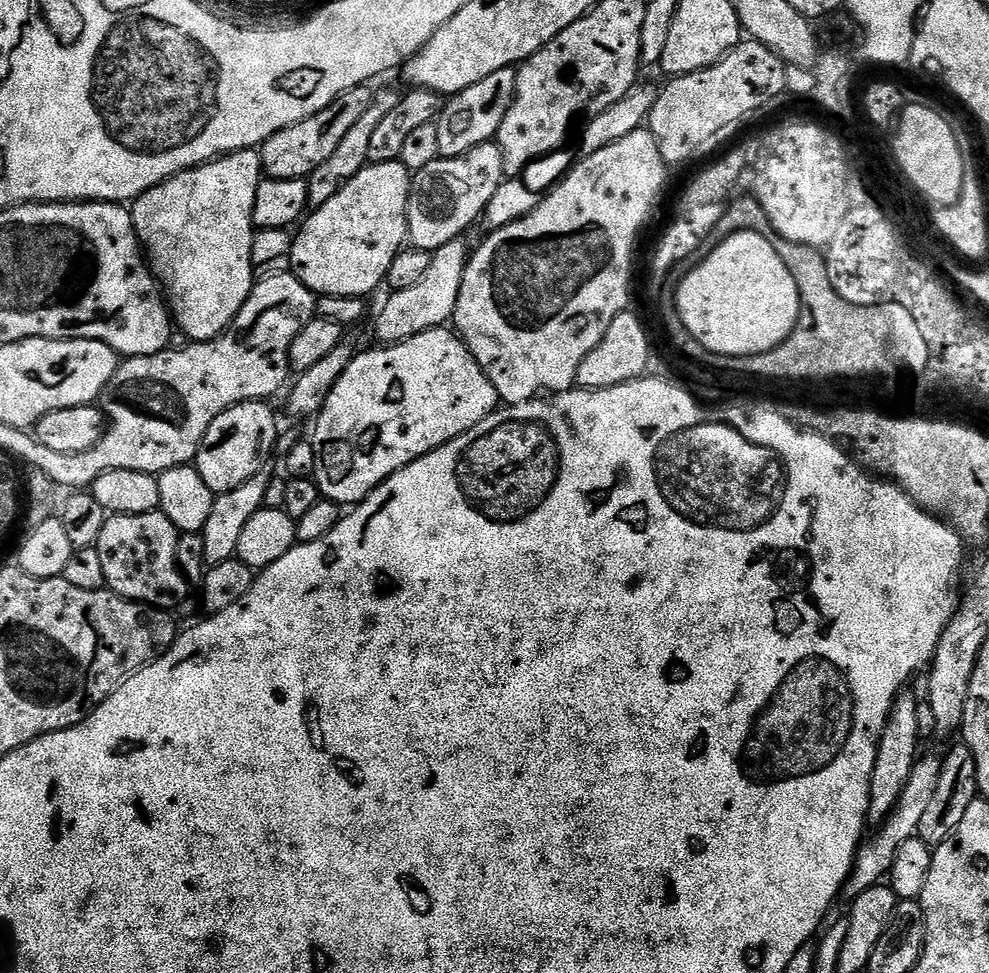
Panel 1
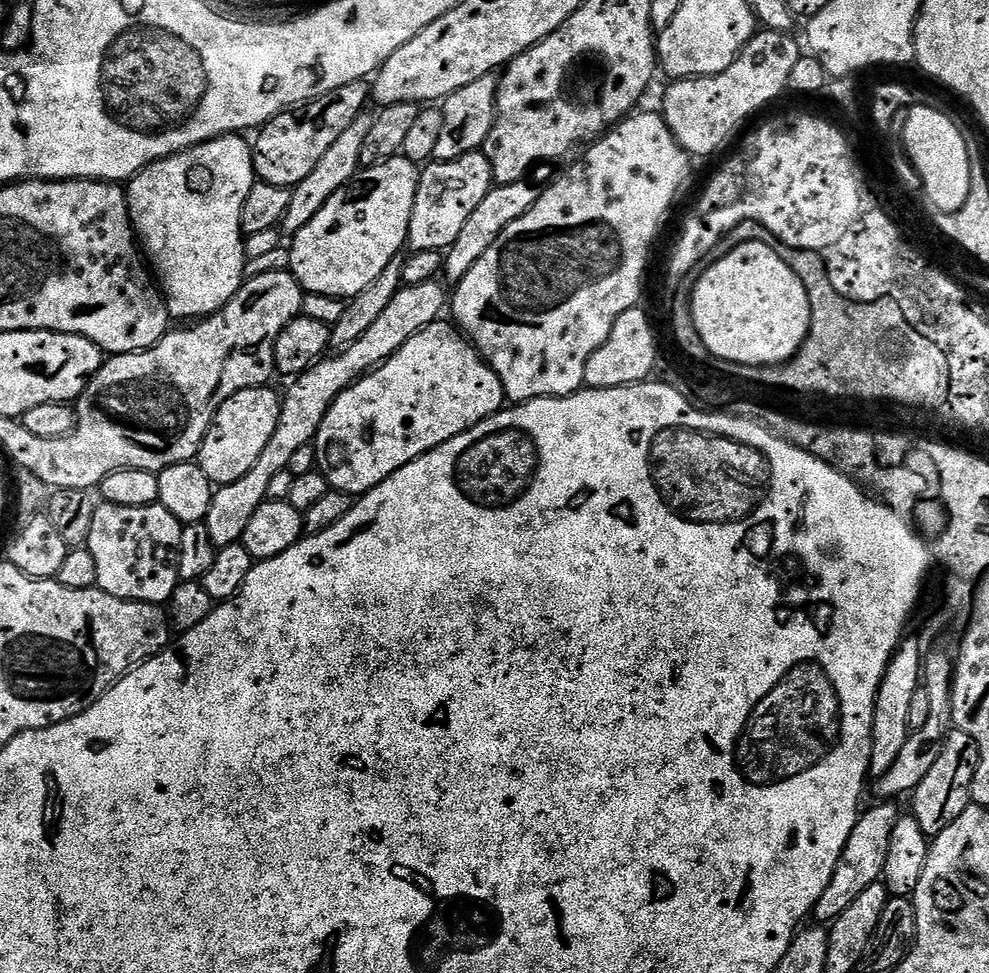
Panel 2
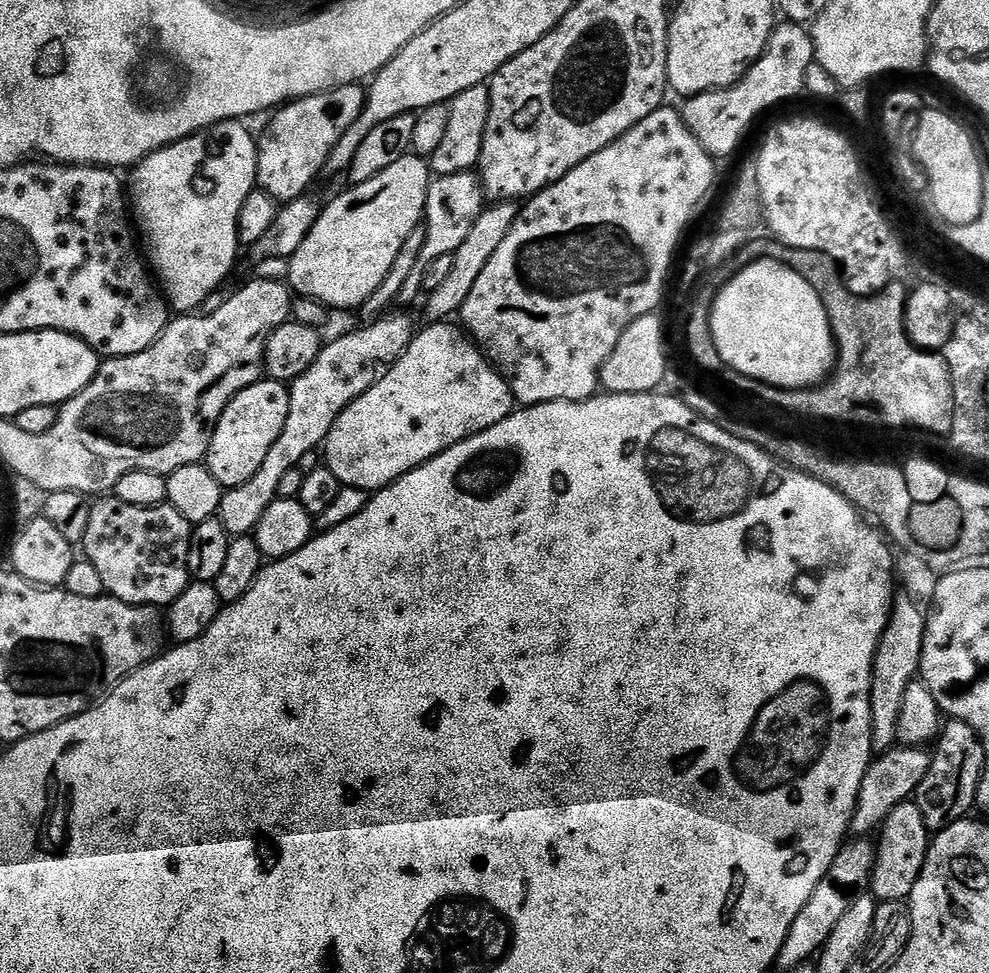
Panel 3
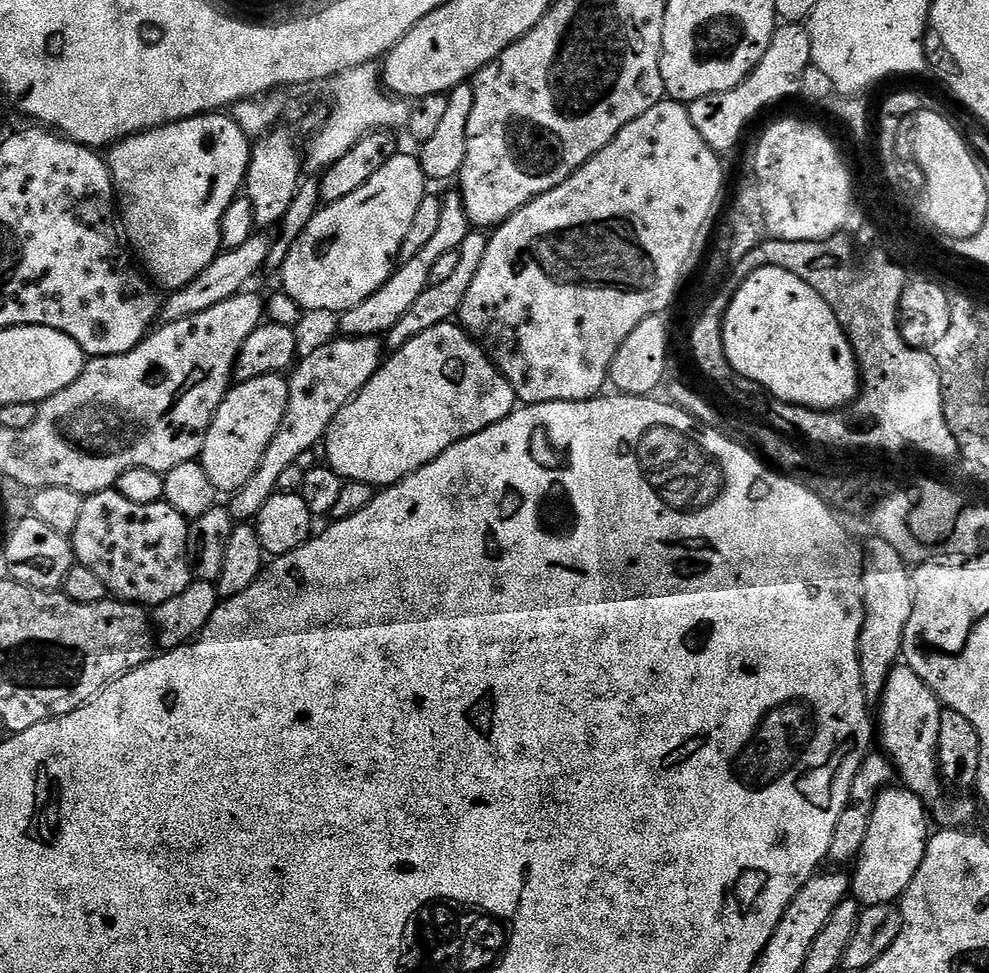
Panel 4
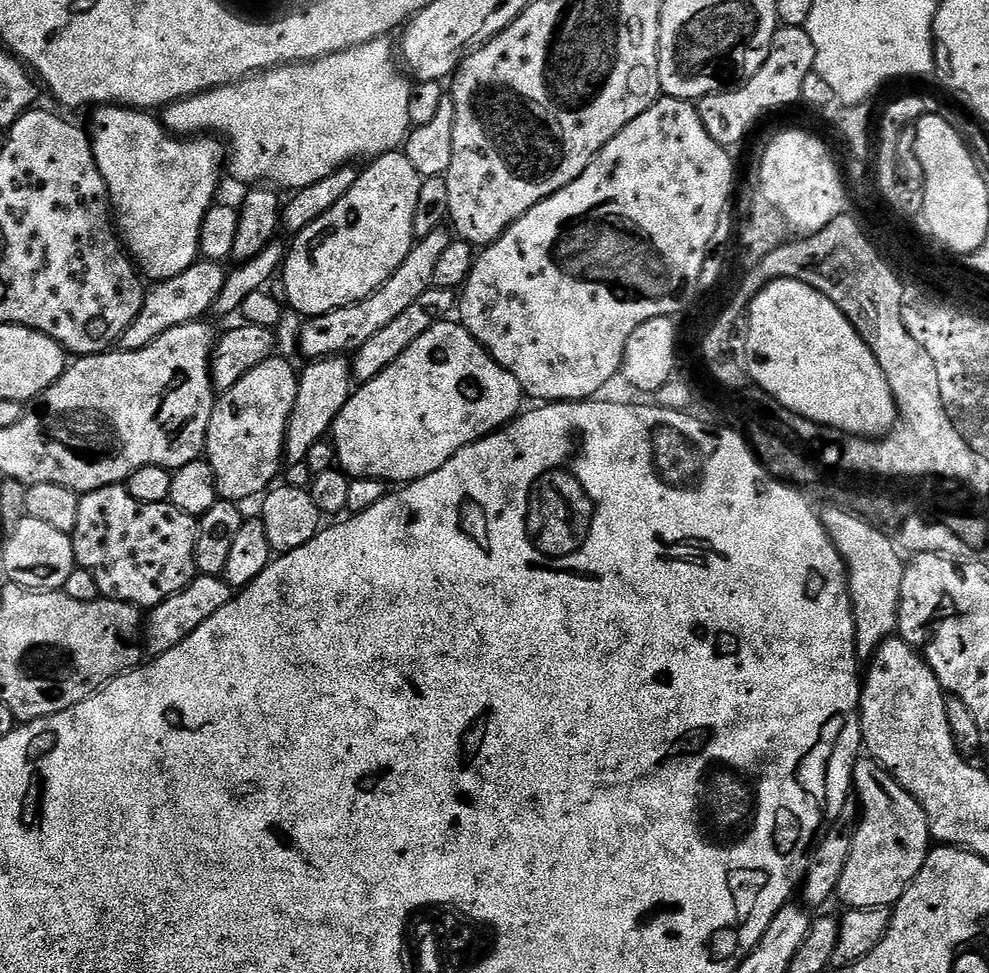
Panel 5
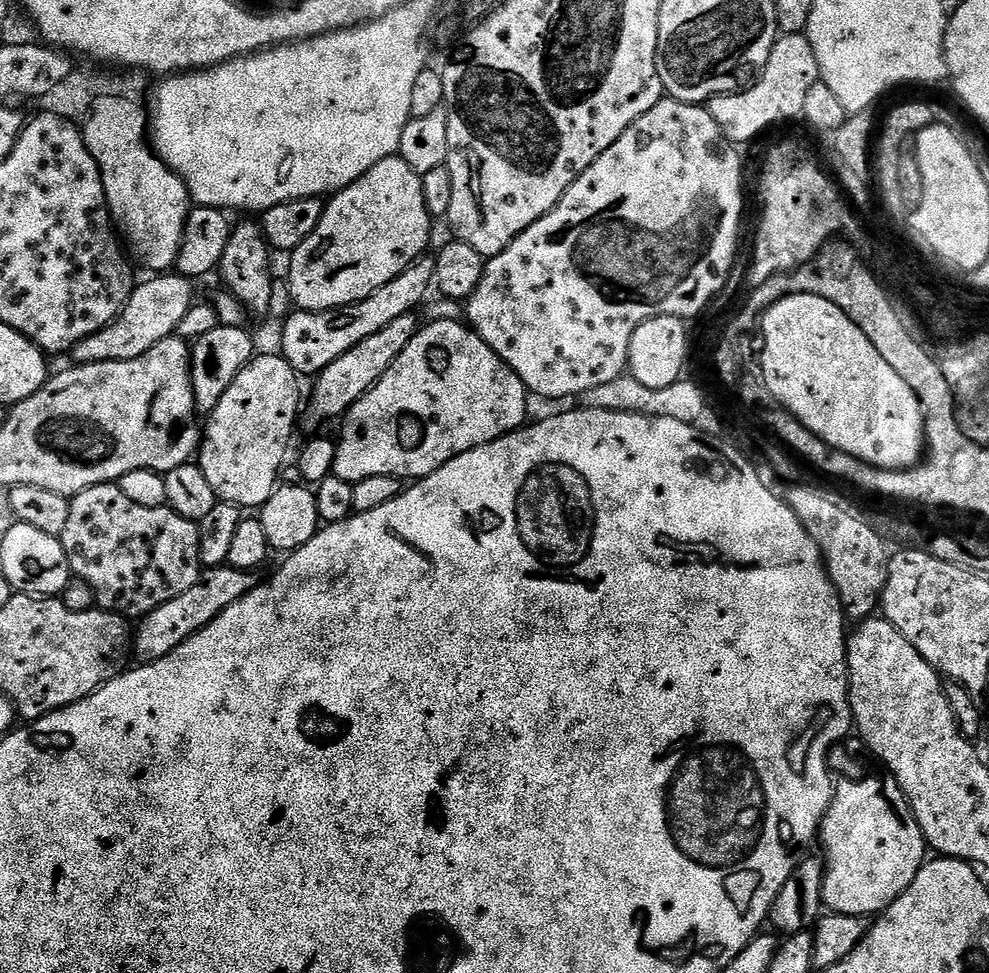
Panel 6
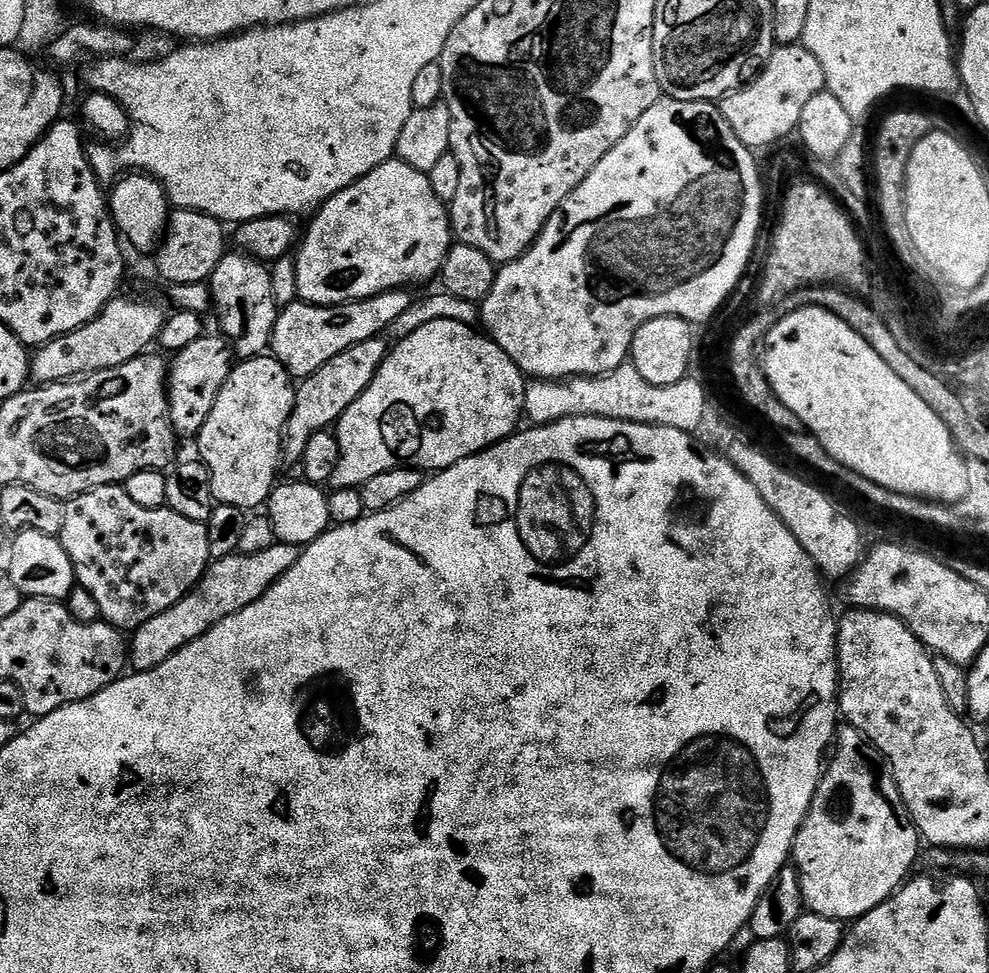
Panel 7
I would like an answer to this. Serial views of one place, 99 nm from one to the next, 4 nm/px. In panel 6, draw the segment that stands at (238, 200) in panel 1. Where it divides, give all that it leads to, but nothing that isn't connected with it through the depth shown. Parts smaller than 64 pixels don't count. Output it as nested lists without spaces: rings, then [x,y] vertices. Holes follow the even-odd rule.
[[[99,97],[82,121],[82,131],[86,150],[100,167],[112,223],[131,259],[149,268],[149,273],[167,273],[180,253],[190,197],[180,175],[161,162],[150,147],[145,105],[121,97]]]

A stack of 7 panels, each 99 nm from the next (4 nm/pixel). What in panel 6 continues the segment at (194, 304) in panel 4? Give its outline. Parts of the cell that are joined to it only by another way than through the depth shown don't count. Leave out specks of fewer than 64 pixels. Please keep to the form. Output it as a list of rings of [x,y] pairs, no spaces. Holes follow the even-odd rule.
[[[156,274],[145,282],[137,283],[126,306],[110,326],[98,330],[98,334],[82,338],[71,350],[70,356],[76,364],[98,362],[126,362],[130,358],[142,358],[150,346],[158,346],[166,337],[173,335],[182,322],[186,310],[194,303],[193,281],[179,274]],[[173,275],[173,276],[172,276]]]

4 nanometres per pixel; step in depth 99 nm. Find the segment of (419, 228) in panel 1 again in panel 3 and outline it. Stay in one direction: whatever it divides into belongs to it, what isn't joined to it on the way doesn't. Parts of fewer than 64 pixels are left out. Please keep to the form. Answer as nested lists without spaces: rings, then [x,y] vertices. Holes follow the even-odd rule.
[[[475,171],[436,176],[428,185],[428,197],[422,221],[424,241],[420,251],[420,264],[429,264],[434,262],[434,258],[442,258],[442,254],[453,254],[458,250],[485,207],[484,189],[481,188],[480,177]]]

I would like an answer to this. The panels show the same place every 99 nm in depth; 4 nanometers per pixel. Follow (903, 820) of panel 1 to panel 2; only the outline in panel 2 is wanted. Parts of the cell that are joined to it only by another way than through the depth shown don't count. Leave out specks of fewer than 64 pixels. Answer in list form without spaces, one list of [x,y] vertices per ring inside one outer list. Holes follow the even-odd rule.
[[[876,802],[872,809],[861,811],[854,830],[850,830],[850,838],[846,838],[846,846],[838,858],[838,866],[834,866],[834,878],[830,878],[830,886],[822,890],[822,898],[818,898],[814,909],[815,919],[820,922],[831,922],[847,910],[858,899],[862,890],[874,886],[884,875],[886,854],[890,850],[890,838],[898,819],[895,803]]]

